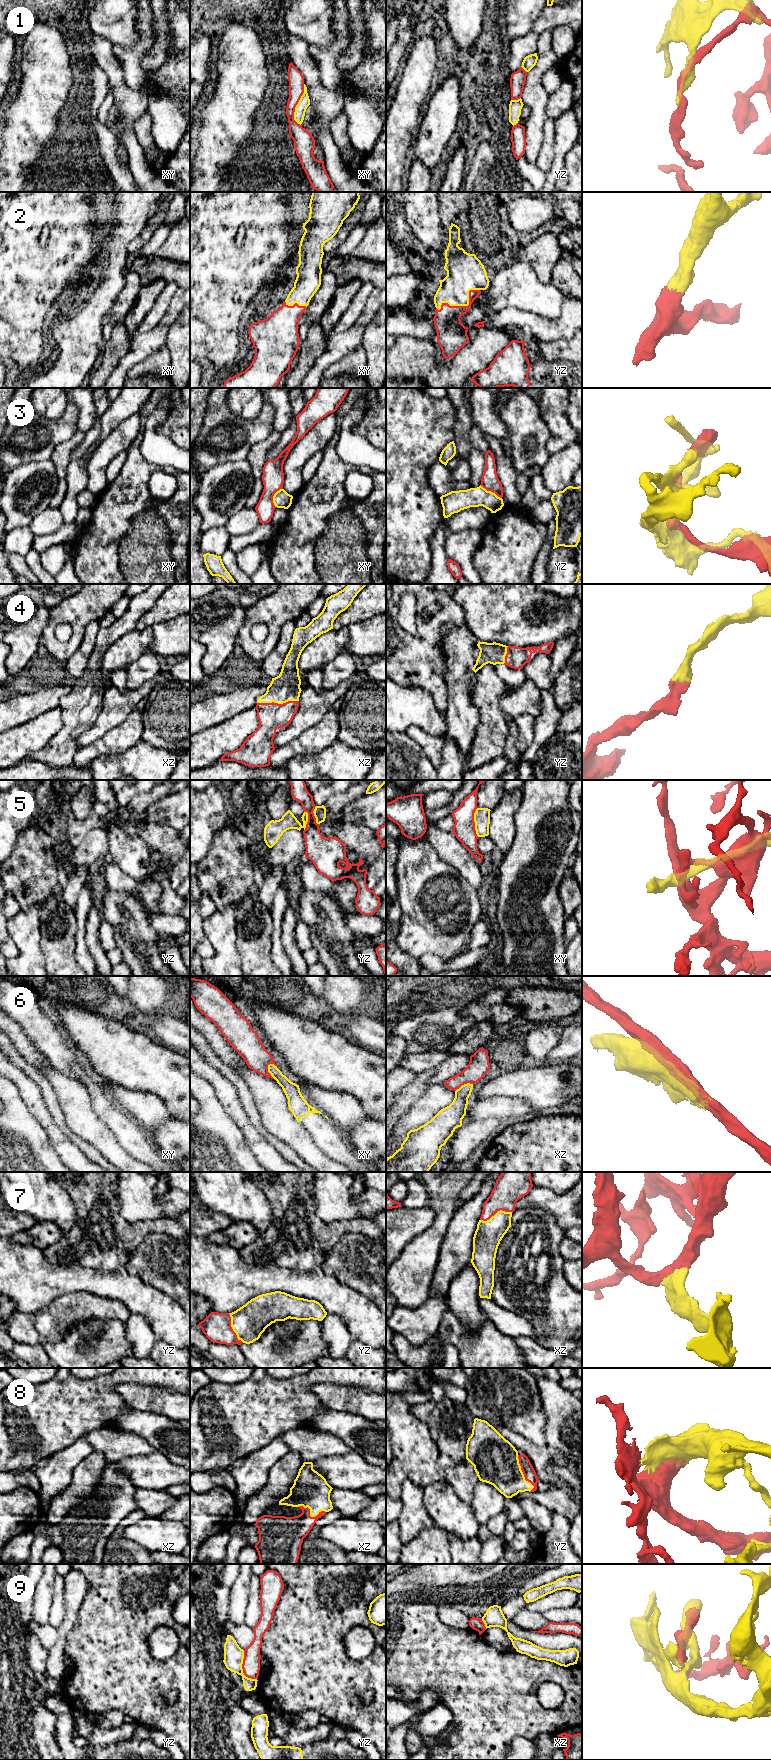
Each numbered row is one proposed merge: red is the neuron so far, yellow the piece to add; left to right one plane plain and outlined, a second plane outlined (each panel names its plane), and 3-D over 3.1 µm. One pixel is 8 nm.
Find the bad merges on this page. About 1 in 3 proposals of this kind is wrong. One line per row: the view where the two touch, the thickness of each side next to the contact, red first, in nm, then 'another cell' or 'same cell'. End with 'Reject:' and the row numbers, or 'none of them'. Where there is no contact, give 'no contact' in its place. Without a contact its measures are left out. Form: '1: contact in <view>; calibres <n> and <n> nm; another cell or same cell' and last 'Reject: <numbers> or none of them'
1: contact in xy; calibres 130 and 90 nm; another cell
2: contact in yz; calibres 240 and 260 nm; same cell
3: contact in xy; calibres 180 and 140 nm; another cell
4: contact in xz; calibres 220 and 220 nm; same cell
5: contact in xy; calibres 180 and 130 nm; another cell
6: contact in xy; calibres 200 and 120 nm; another cell
7: contact in xz; calibres 240 and 220 nm; same cell
8: contact in yz; calibres 100 and 360 nm; same cell
9: contact in yz; calibres 140 and 160 nm; another cell
Reject: 1, 3, 5, 6, 9

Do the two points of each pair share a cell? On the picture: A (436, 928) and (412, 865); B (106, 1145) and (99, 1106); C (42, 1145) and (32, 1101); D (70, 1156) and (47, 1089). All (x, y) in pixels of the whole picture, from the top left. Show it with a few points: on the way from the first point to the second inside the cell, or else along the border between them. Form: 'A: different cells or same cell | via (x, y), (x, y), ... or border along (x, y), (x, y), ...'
A: same cell | via (436, 912), (436, 901), (425, 881)
B: different cells | border along (91, 1101), (93, 1110), (117, 1140)
C: different cells | border along (22, 1099), (49, 1138)
D: different cells | border along (48, 1110), (54, 1123), (77, 1147)

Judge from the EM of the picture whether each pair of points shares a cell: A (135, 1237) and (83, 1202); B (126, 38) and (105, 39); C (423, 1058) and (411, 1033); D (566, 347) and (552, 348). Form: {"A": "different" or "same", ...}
{"A": "same", "B": "same", "C": "different", "D": "same"}

